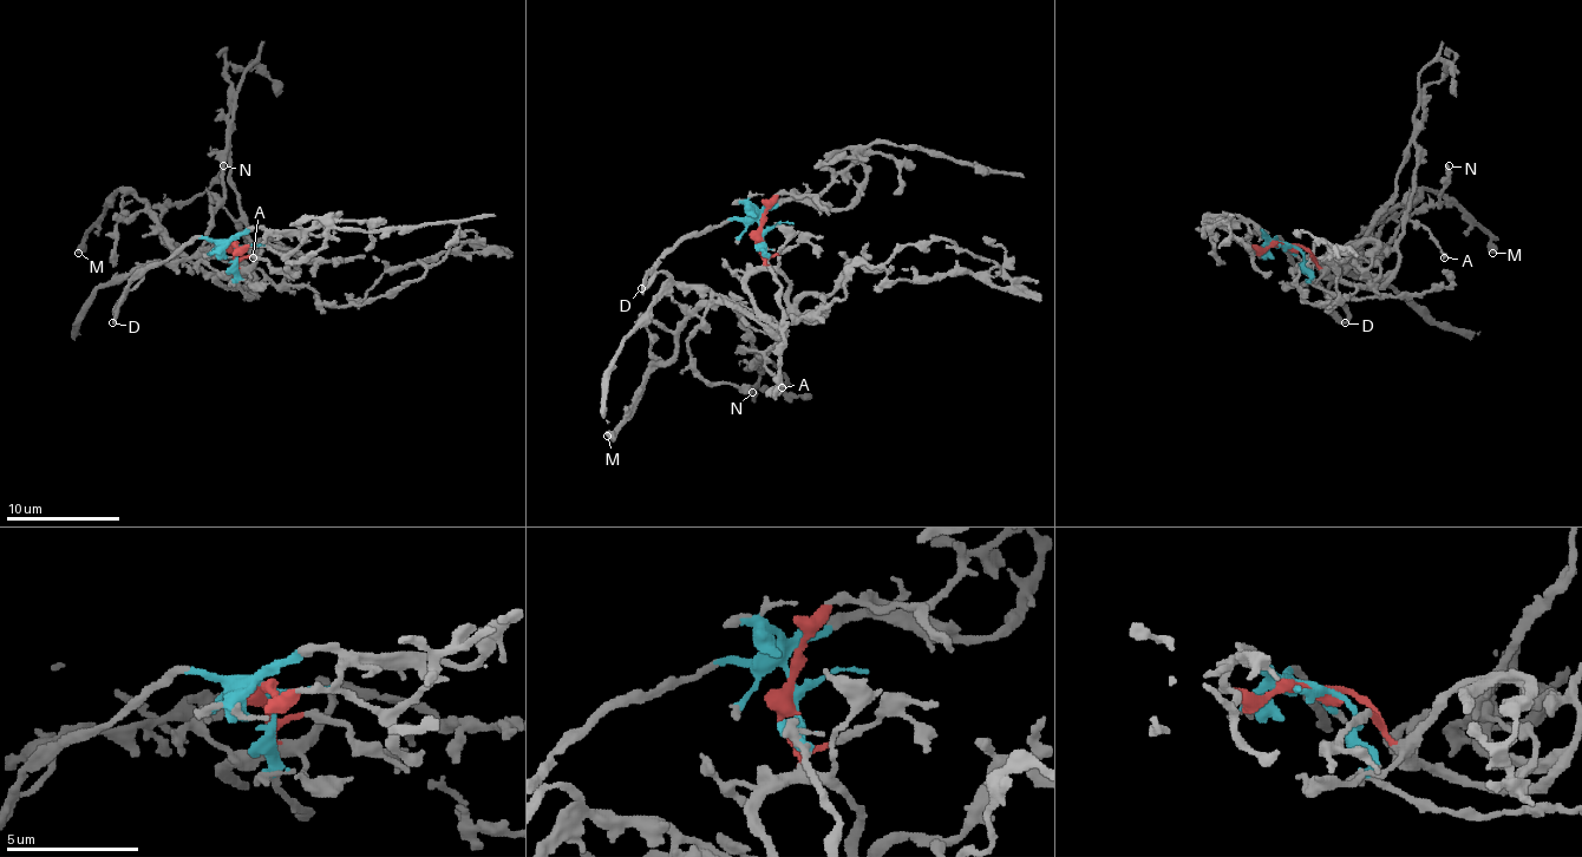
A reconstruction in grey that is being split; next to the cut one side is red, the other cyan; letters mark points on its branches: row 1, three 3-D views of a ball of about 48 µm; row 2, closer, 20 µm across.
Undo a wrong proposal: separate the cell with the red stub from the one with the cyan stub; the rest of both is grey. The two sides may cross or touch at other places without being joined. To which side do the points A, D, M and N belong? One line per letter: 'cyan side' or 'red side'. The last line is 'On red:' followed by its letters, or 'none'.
A: red side
D: cyan side
M: red side
N: cyan side
On red: A, M

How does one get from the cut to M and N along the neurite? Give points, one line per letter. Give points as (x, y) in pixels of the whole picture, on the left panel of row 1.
M: (230, 247), (236, 265), (216, 281), (226, 287), (230, 285), (191, 265), (145, 204), (123, 190), (78, 253)
N: (234, 247), (191, 239), (129, 287), (149, 267), (180, 261), (159, 236), (163, 214), (206, 190), (222, 165)

